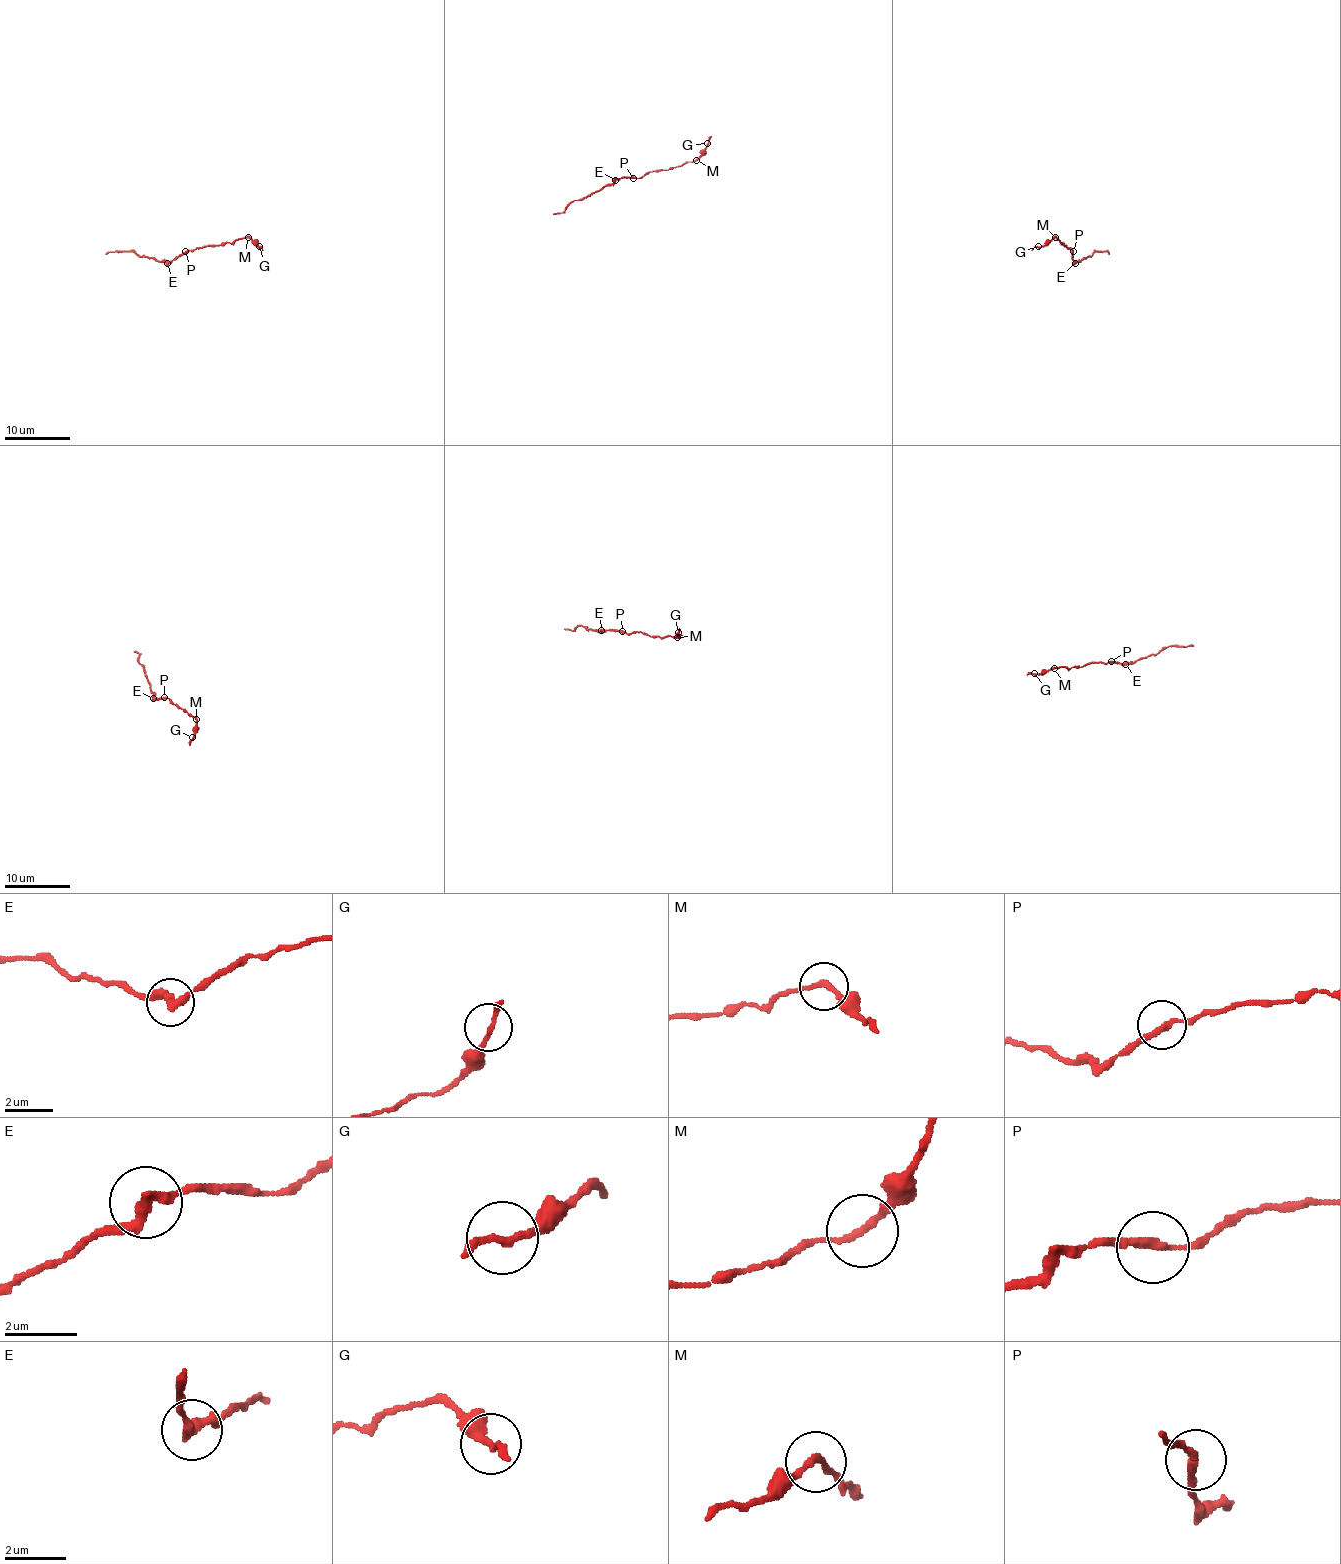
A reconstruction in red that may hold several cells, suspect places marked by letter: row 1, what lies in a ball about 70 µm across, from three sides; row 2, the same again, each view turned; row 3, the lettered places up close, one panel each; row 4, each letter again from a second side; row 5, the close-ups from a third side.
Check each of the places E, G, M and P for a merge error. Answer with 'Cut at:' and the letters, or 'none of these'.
Cut at: E

